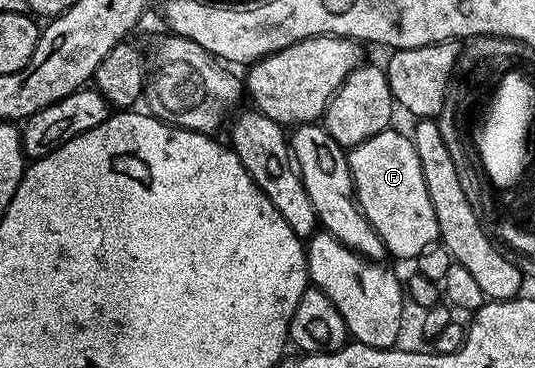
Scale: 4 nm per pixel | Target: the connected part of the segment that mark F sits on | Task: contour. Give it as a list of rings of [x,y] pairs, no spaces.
[[[388,127],[379,134],[365,138],[359,145],[352,146],[347,153],[347,162],[351,168],[359,209],[367,216],[377,235],[381,235],[383,246],[392,258],[417,258],[439,241],[437,215],[433,212],[433,203],[429,203],[429,191],[425,191],[425,177],[421,175],[421,161],[417,159],[415,144],[411,142],[410,136]]]

